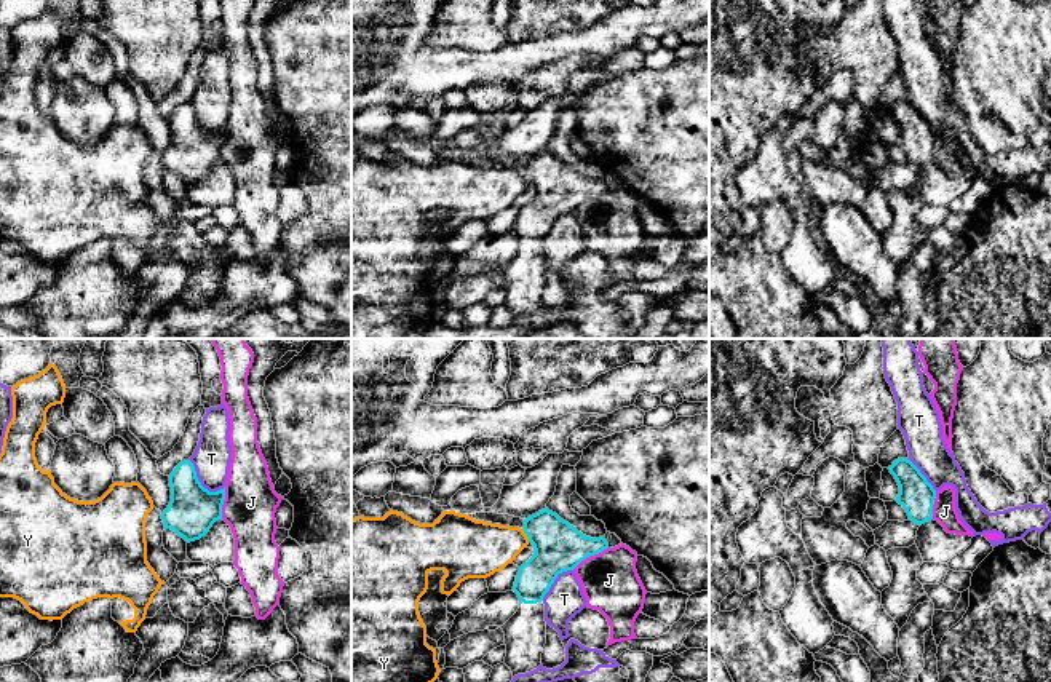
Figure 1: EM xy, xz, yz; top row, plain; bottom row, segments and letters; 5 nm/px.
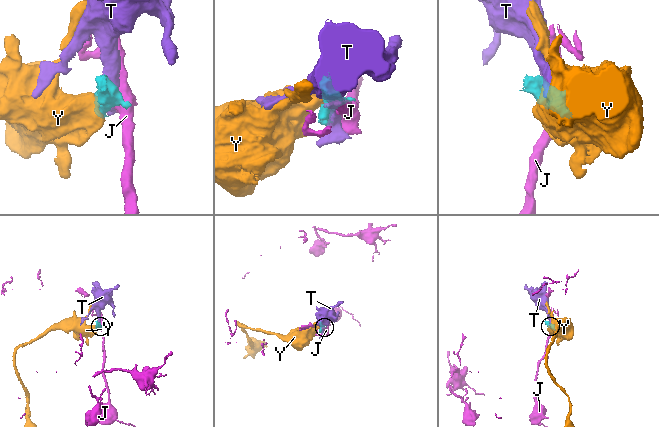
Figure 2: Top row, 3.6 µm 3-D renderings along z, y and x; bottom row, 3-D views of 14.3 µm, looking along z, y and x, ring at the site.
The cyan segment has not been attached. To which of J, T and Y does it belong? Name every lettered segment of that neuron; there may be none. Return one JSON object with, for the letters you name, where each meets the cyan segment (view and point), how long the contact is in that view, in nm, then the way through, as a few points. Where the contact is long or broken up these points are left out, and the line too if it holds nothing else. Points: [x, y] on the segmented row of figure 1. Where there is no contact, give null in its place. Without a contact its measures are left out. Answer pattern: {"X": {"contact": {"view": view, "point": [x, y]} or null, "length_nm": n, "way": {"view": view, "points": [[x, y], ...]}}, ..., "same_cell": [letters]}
{"same_cell": []}

